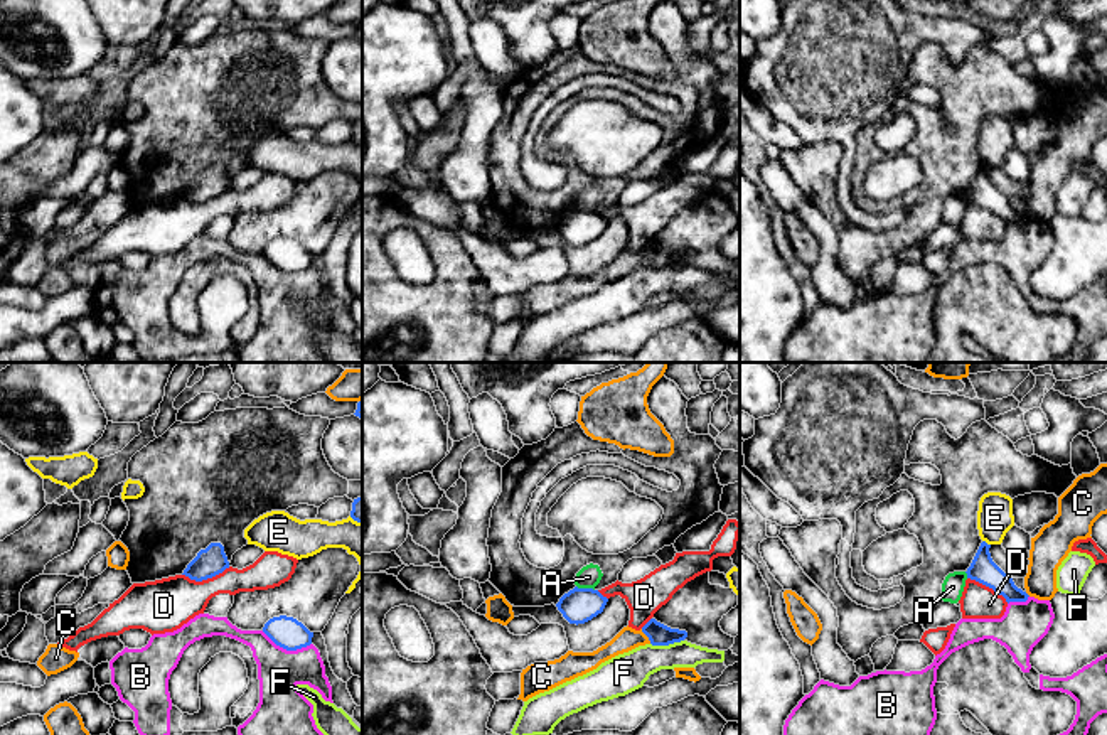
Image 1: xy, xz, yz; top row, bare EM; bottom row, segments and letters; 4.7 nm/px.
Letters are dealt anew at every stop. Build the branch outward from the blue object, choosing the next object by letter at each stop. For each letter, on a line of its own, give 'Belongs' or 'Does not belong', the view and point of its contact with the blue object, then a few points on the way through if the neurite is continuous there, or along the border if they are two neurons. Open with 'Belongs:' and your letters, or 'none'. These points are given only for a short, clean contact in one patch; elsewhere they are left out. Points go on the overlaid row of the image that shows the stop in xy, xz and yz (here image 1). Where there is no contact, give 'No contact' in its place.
Belongs: none
A: Does not belong. Touches blue at xz (585, 589). Boundary: xz (577, 585), (593, 590)
B: Does not belong. Touches blue at xy (287, 649)
C: Does not belong. Touches blue at xz (646, 634)
D: Does not belong. Touches blue at xy (206, 579)
E: Does not belong. Touches blue at yz (984, 541)
F: Does not belong. Touches blue at xz (666, 644)

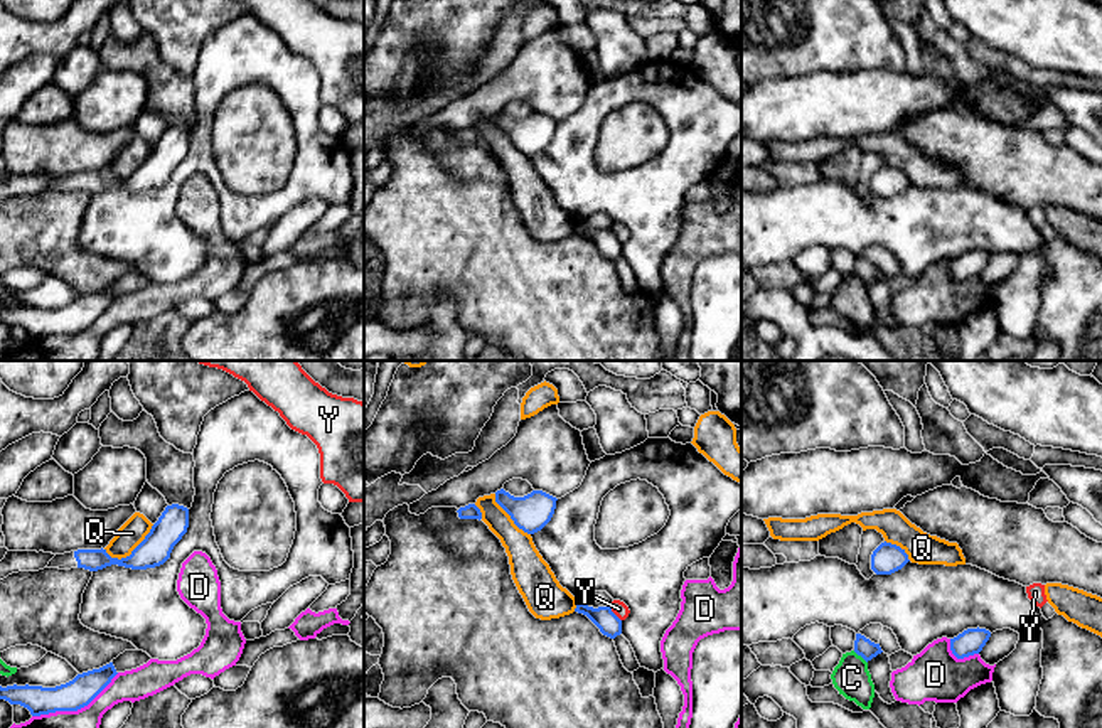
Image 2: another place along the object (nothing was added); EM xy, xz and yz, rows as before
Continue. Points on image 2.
Belongs: none
C: Does not belong. Touches blue at yz (860, 654)
D: Does not belong. Touches blue at xy (74, 710)
Q: Does not belong. Touches blue at xy (132, 551)
Y: Does not belong. Touches blue at xz (614, 614)

